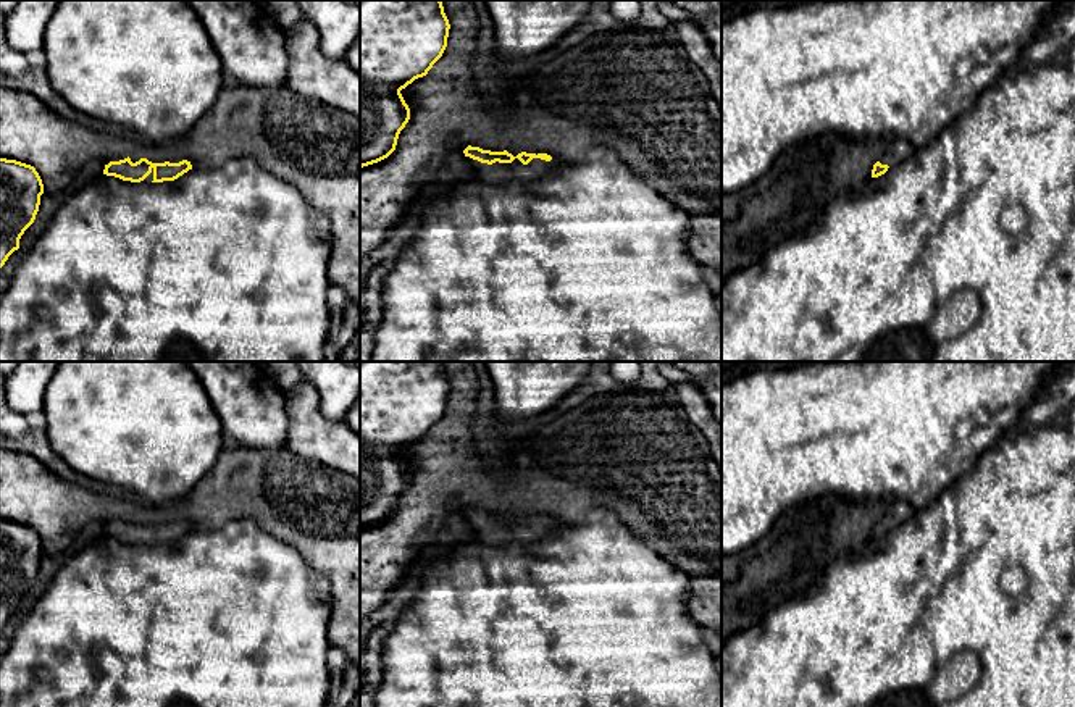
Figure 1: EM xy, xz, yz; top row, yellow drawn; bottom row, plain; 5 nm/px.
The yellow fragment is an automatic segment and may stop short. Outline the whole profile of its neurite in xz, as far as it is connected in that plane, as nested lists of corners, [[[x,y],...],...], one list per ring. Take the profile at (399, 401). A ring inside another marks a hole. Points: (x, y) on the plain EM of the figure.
[[[360,362],[360,529],[395,512],[410,481],[400,452],[426,437],[442,418],[449,391],[441,362]]]

